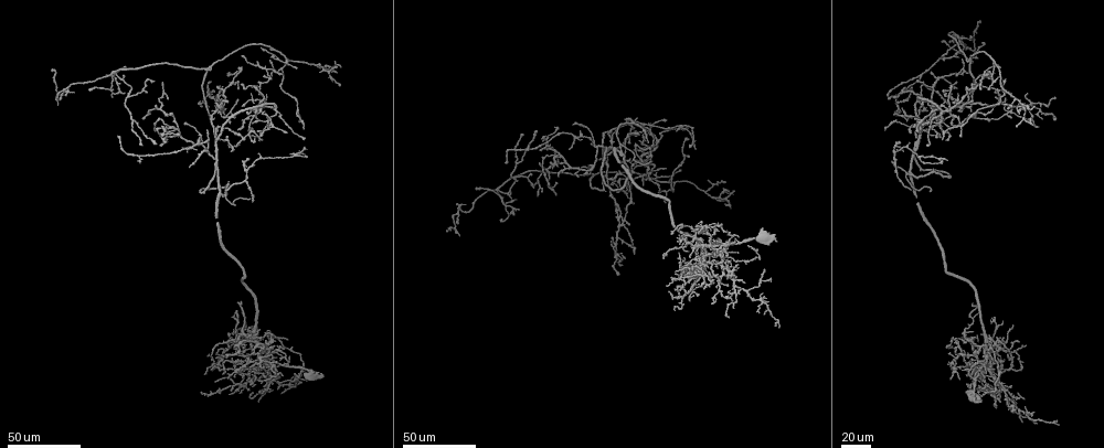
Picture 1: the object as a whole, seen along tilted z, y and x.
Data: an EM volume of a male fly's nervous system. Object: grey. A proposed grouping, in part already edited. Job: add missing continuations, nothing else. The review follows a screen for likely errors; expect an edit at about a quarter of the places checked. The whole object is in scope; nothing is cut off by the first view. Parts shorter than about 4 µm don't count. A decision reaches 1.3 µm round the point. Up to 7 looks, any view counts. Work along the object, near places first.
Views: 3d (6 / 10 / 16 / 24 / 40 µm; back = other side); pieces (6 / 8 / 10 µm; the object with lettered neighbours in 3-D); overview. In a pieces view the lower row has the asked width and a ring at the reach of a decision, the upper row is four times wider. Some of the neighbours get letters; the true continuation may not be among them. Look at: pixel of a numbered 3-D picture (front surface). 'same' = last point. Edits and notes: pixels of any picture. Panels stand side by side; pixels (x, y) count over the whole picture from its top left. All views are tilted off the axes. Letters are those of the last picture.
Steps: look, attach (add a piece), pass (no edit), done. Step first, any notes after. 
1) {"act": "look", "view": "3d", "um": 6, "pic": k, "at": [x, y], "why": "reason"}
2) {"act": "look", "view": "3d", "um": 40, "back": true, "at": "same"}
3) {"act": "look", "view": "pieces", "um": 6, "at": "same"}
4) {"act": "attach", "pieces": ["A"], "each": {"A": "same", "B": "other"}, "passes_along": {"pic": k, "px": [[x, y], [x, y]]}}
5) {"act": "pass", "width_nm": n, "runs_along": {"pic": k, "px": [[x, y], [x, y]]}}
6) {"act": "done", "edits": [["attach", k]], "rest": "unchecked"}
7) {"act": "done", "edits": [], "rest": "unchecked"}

{"act": "look", "view": "3d", "um": 40, "pic": 1, "at": [208, 130], "why": "an open end"}

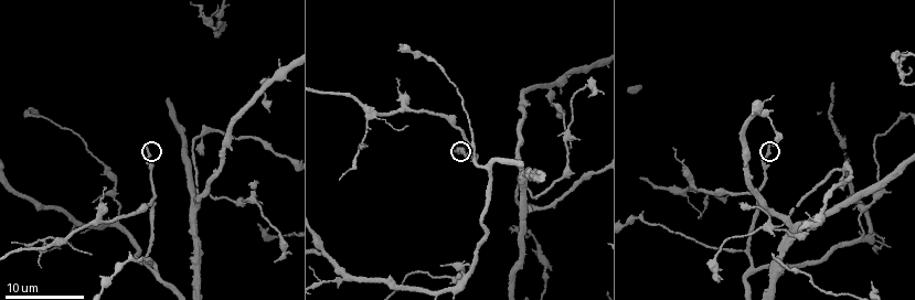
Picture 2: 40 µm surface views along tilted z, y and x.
{"act": "look", "view": "pieces", "um": 6, "pic": 2, "at": [145, 149]}

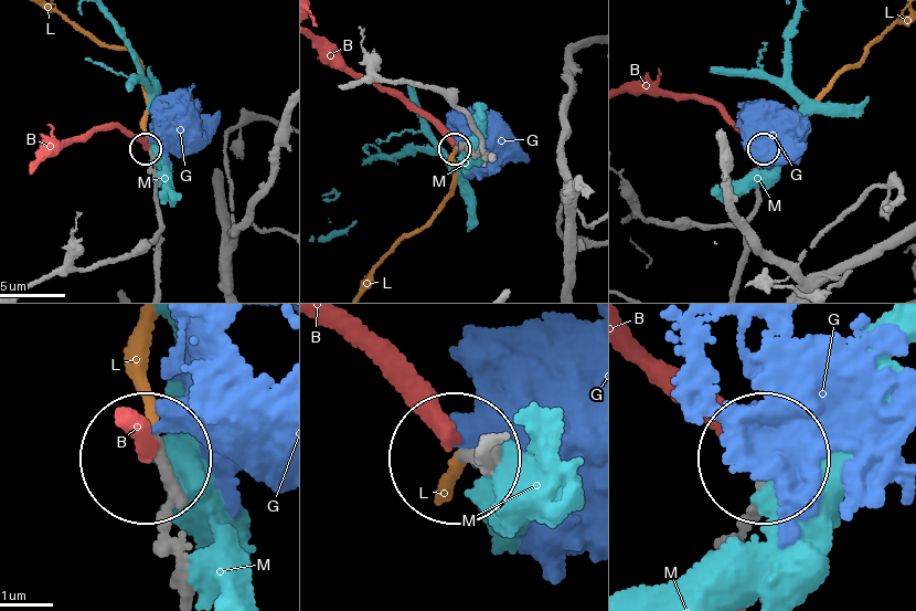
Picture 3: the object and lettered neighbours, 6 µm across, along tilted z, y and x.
{"act": "attach", "pieces": ["L"], "each": {"B": "other", "G": "other", "L": "same", "M": "other"}, "passes_along": {"pic": 3, "px": [[467, 147], [457, 147], [441, 207], [370, 285]]}, "found": "the neuron continues"}

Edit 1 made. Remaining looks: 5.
{"act": "look", "view": "3d", "um": 40, "pic": 1, "at": [645, 155]}

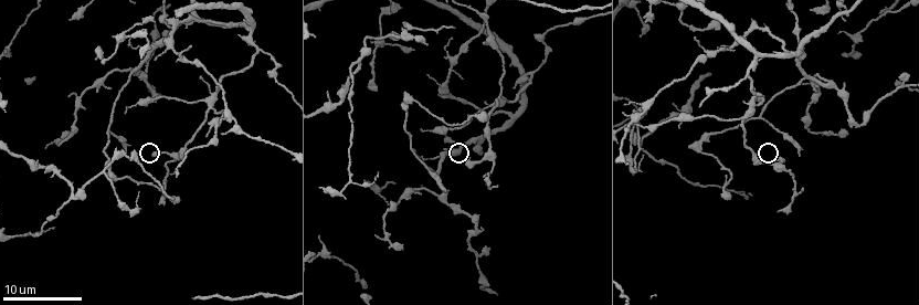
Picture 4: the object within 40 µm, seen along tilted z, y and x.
{"act": "look", "view": "pieces", "um": 8, "pic": 4, "at": [155, 155]}

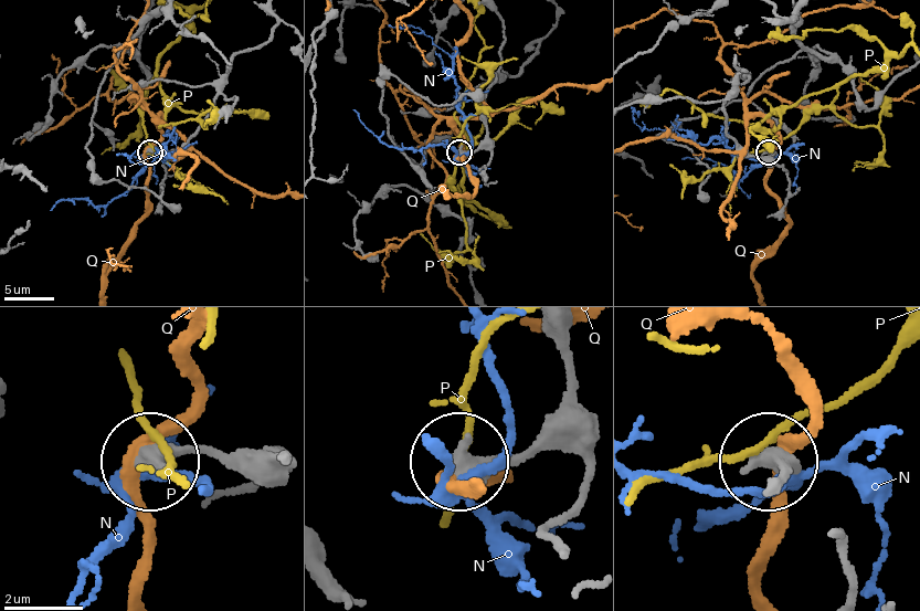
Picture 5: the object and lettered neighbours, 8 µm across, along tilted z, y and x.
{"act": "pass", "each": {"N": "other", "P": "other", "Q": "other"}, "runs_along": {"pic": 5, "px": [[283, 454], [157, 456]]}, "found": "none of them fits"}

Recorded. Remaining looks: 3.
{"act": "look", "view": "3d", "um": 40, "pic": 1, "at": [50, 68]}

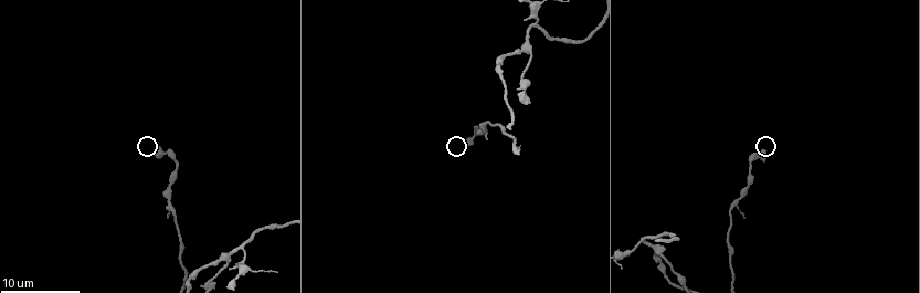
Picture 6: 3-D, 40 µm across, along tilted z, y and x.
{"act": "look", "view": "pieces", "um": 8, "pic": 6, "at": [464, 142]}

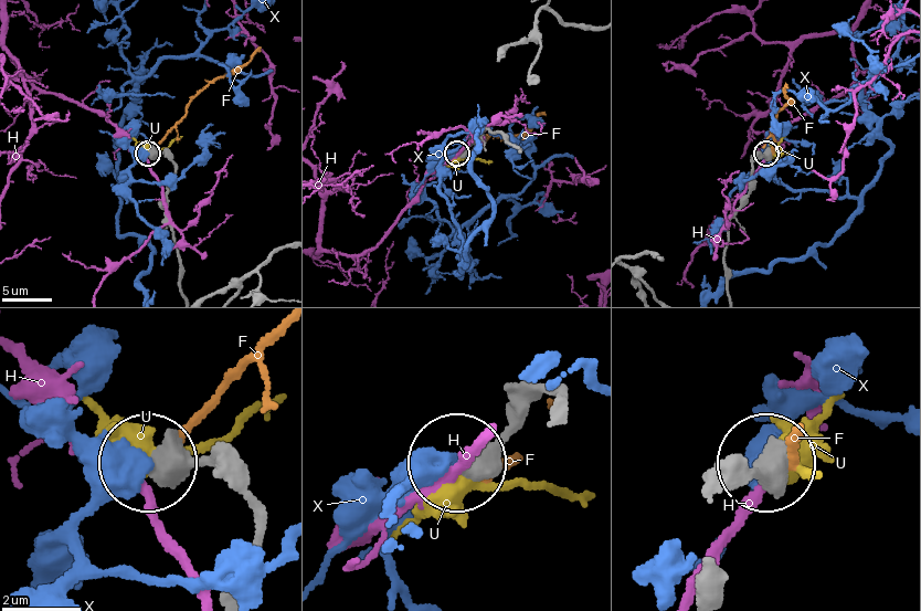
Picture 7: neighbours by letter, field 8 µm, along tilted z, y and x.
{"act": "pass", "width_nm": 560, "each": {"F": "other", "H": "other", "U": "other", "X": "other"}, "runs_along": {"pic": 7, "px": [[180, 283], [166, 198], [173, 162], [148, 154]]}, "found": "none of them fits"}

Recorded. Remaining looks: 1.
{"act": "done", "edits": [["attach", 3]], "rest": "unchecked"}

